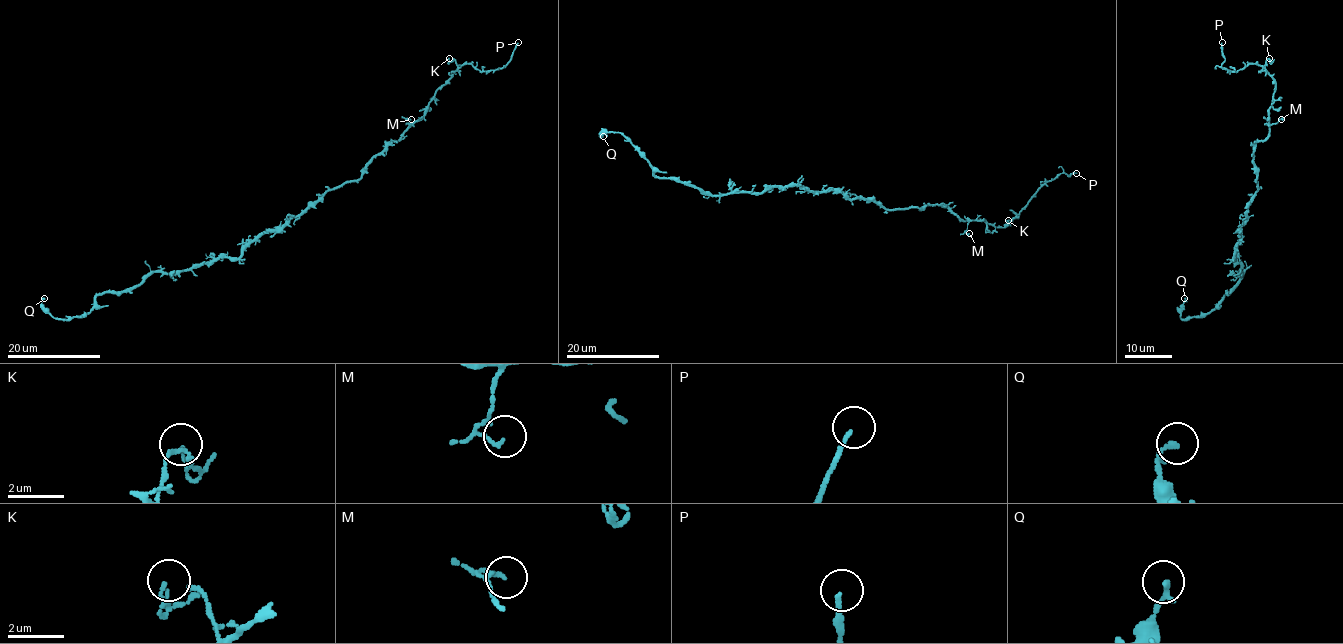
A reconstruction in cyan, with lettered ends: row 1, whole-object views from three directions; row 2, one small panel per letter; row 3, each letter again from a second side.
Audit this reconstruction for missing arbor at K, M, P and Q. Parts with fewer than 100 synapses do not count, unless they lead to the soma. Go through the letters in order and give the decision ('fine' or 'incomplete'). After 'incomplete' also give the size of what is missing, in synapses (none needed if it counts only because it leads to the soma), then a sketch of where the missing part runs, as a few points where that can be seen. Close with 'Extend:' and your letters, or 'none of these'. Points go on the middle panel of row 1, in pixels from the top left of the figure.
K: fine
M: fine
P: incomplete; missing branch runs (1076, 173), (1086, 200)
Q: fine
Extend: P

